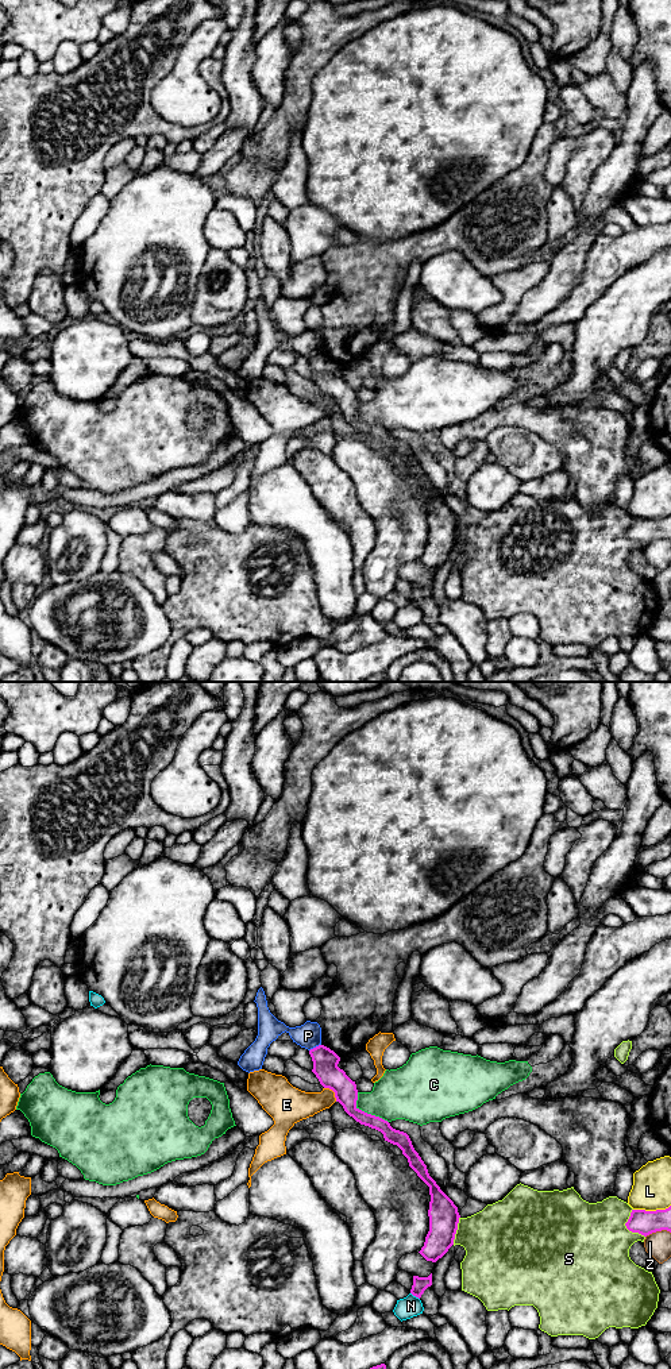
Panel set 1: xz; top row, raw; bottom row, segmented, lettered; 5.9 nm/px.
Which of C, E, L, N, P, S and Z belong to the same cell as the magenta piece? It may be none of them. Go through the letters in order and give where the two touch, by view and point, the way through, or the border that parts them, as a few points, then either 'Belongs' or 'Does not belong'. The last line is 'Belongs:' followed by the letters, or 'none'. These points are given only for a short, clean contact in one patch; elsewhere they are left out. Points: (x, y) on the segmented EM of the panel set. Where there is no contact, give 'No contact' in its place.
C: Touches magenta at xz (366, 1113). Boundary: xz (357, 1092), (357, 1106), (359, 1109), (378, 1115), (388, 1122). Does not belong
E: Touches magenta at xz (334, 1091). Does not belong
L: Touches magenta at xz (651, 1211). Does not belong
N: Touches magenta at xz (415, 1295). Does not belong
P: Touches magenta at xz (316, 1047). Boundary: xz (320, 1044), (309, 1051). Does not belong
S: Touches magenta at xz (627, 1227). Does not belong
Z: Touches magenta at xz (658, 1230). Does not belong
Belongs: none

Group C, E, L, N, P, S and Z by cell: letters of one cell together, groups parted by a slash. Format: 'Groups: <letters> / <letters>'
Groups: C / E / L / N / P / S / Z

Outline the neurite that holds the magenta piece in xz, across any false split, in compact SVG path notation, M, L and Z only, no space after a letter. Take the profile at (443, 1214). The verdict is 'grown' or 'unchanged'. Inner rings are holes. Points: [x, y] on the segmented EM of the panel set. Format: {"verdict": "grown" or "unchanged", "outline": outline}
{"verdict": "unchanged", "outline": "M324 1045L311 1049L309 1054L313 1061L312 1072L324 1088L335 1092L336 1102L343 1106L344 1111L360 1125L381 1131L385 1141L397 1145L408 1158L409 1166L429 1187L429 1231L419 1253L427 1261L436 1262L454 1245L460 1218L458 1207L429 1176L427 1165L414 1150L406 1133L393 1129L387 1121L356 1107L356 1084L338 1067L340 1057Z"}

